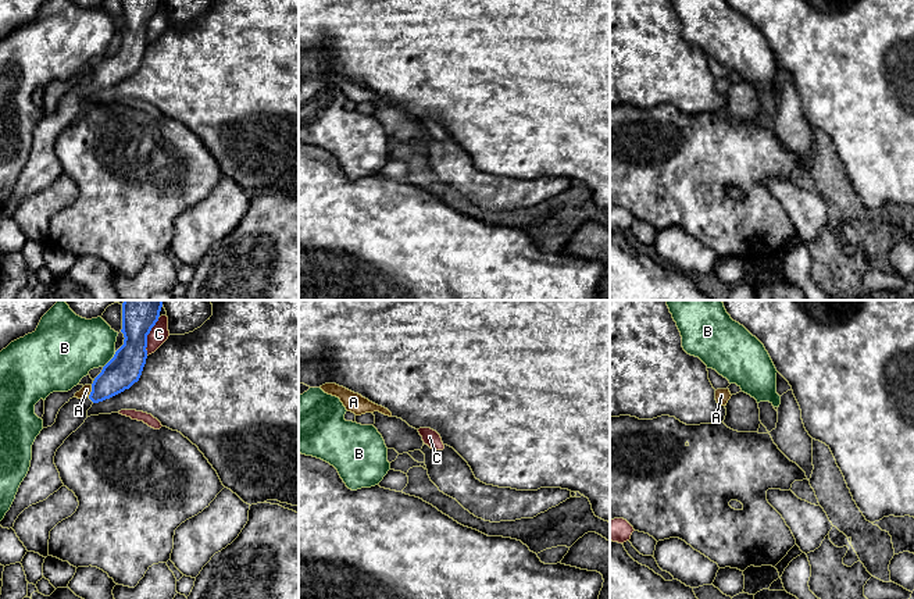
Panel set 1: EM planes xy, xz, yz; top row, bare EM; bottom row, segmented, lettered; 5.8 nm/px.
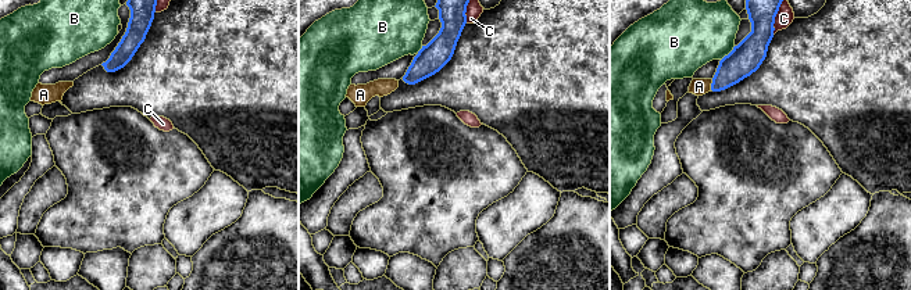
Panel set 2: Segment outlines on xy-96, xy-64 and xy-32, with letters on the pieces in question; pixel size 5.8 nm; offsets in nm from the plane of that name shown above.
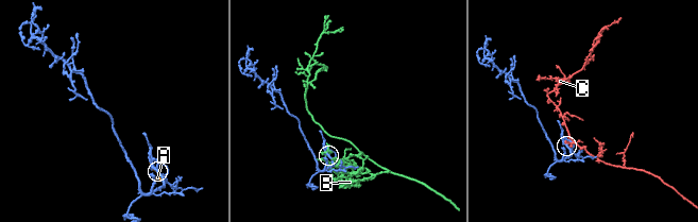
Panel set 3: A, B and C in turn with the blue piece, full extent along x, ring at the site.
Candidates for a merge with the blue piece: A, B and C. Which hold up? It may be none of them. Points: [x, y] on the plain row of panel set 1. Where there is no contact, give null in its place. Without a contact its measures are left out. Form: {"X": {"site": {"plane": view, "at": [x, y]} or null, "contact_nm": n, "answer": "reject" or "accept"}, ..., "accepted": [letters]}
{"A": {"site": {"plane": "xy", "at": [92, 79]}, "contact_nm": 80, "answer": "reject"}, "B": {"site": {"plane": "xy", "at": [110, 49]}, "contact_nm": 120, "answer": "reject"}, "C": {"site": {"plane": "xy", "at": [146, 25]}, "contact_nm": 220, "answer": "reject"}, "accepted": []}

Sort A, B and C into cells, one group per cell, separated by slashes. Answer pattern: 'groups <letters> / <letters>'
groups A / B / C

